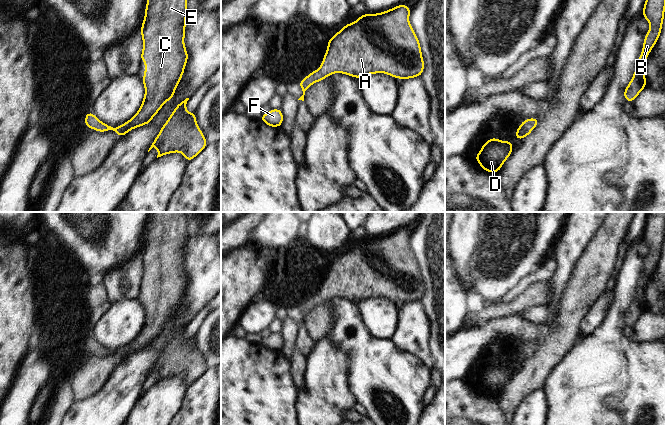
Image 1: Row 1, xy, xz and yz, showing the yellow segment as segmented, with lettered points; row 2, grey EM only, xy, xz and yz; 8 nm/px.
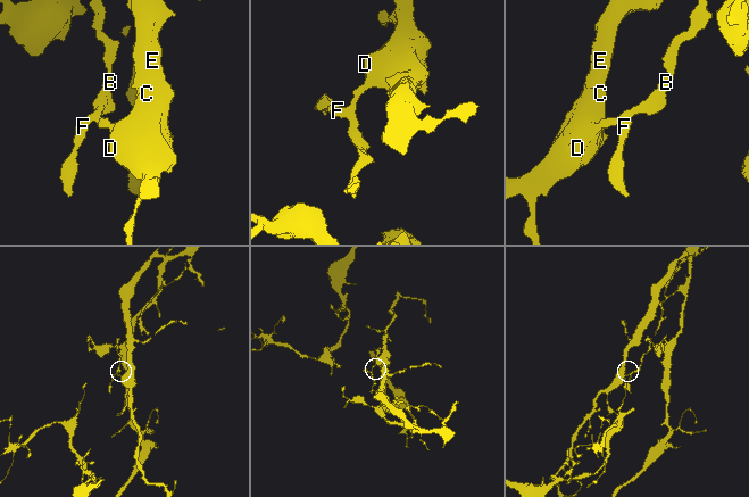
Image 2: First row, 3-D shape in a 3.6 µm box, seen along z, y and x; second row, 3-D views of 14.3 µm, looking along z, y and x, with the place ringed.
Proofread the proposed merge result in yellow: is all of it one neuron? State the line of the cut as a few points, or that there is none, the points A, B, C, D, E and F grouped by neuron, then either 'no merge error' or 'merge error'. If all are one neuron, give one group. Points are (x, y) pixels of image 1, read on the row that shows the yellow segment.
cut none; groups A B C D E F; no merge error

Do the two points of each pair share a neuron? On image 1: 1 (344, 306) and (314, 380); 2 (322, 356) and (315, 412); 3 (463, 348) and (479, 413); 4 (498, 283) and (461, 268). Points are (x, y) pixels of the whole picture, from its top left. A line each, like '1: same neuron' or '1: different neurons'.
1: different neurons
2: same neuron
3: different neurons
4: different neurons

